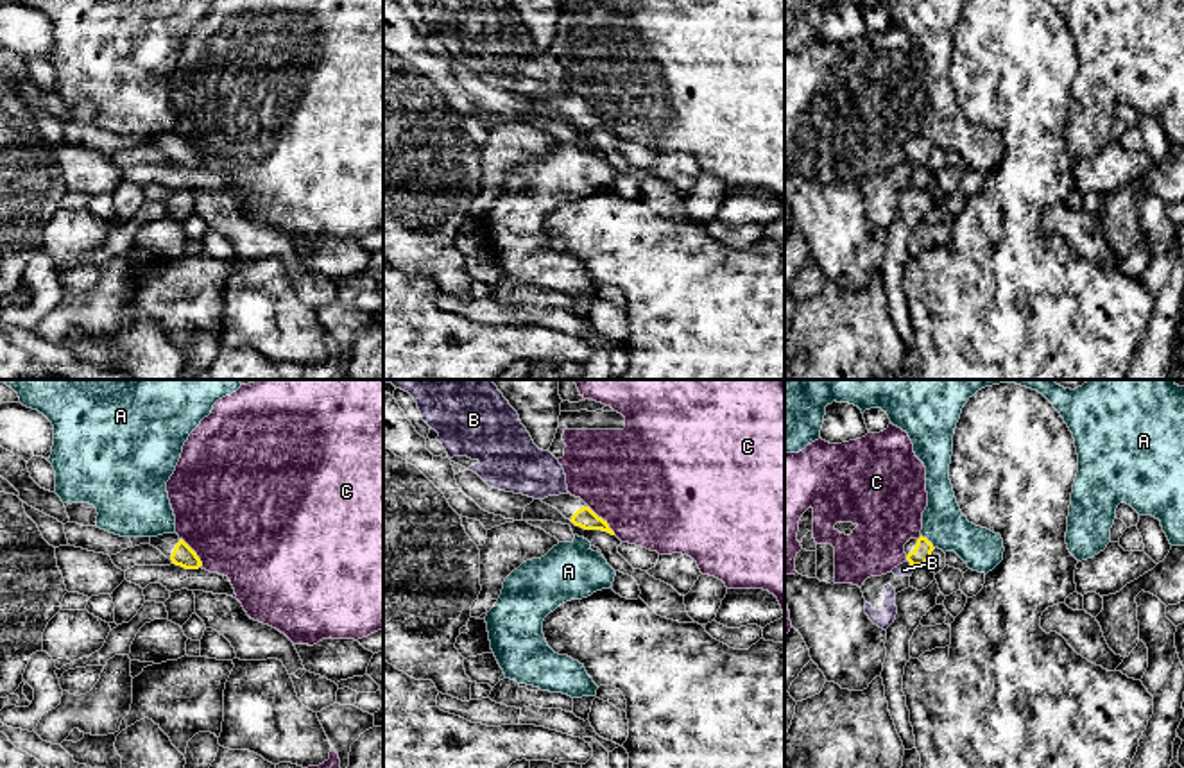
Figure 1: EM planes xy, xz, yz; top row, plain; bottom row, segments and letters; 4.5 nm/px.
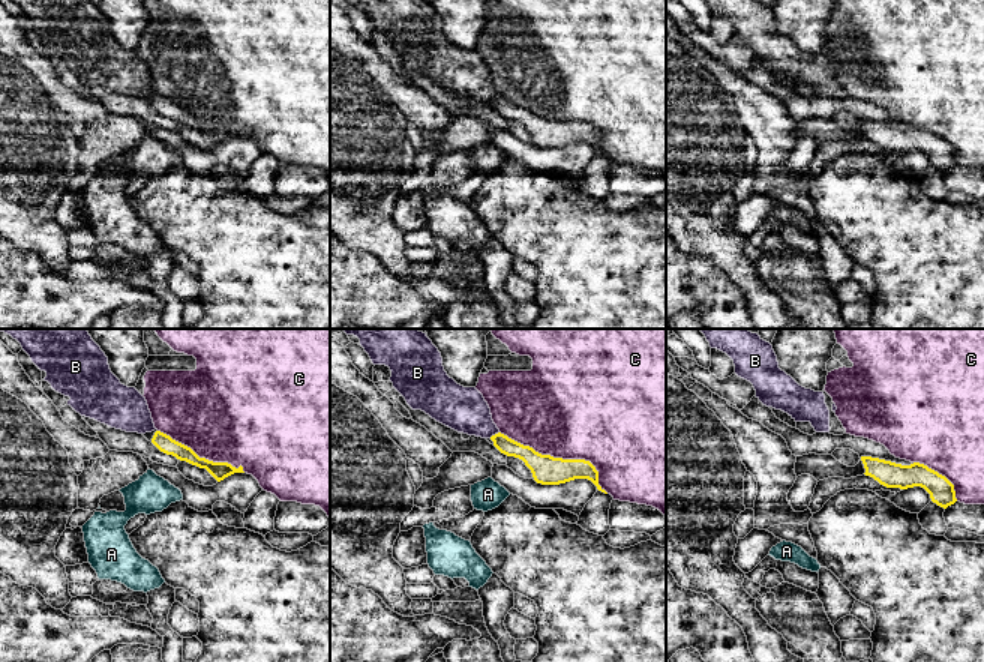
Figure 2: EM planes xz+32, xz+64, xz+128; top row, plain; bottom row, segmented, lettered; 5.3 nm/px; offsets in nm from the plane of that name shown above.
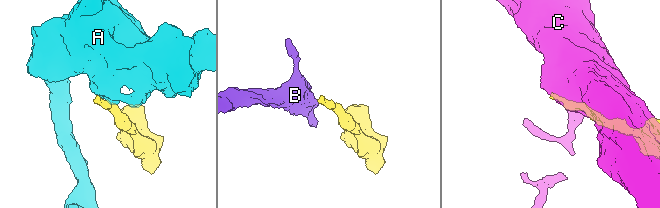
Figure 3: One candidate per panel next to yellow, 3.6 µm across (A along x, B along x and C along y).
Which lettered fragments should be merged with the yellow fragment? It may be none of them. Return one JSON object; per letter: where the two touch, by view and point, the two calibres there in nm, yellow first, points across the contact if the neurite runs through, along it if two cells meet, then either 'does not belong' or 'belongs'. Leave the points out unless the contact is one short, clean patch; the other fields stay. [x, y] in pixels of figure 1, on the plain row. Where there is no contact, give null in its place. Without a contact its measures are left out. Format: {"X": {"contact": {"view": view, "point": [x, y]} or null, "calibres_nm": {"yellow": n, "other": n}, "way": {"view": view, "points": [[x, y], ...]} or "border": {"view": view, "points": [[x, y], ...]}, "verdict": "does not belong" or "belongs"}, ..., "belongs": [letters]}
{"A": {"contact": {"view": "yz", "point": [928, 140]}, "calibres_nm": {"yellow": 90, "other": 200}, "border": {"view": "yz", "points": [[921, 133], [934, 147]]}, "verdict": "does not belong"}, "B": {"contact": {"view": "yz", "point": [910, 162]}, "calibres_nm": {"yellow": 90, "other": 60}, "border": {"view": "yz", "points": [[907, 158], [914, 165]]}, "verdict": "does not belong"}, "C": {"contact": {"view": "xz", "point": [602, 119]}, "calibres_nm": {"yellow": 90, "other": 480}, "verdict": "does not belong"}, "belongs": []}

